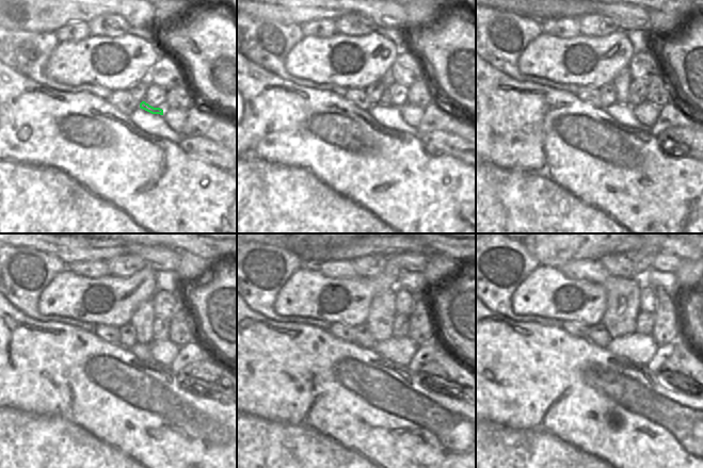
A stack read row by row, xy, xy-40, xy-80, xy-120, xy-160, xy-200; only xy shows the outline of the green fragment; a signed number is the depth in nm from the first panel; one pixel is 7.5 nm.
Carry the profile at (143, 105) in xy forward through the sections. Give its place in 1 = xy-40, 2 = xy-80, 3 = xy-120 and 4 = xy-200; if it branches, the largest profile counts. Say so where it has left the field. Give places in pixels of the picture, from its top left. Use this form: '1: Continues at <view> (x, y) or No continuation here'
1: Continues at xy-40 (384, 98)
2: Continues at xy-80 (622, 81)
3: Continues at xy-120 (142, 320)
4: Continues at xy-200 (622, 309).

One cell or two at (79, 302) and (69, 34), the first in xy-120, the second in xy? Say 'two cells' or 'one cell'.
two cells

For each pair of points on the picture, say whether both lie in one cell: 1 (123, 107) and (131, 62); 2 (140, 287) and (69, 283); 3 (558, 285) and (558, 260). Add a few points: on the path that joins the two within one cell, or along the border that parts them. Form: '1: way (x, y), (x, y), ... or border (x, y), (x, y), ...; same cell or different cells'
1: border (112, 90), (126, 91); different cells
2: way (123, 287), (86, 284); same cell
3: border (539, 264), (554, 267), (559, 270); different cells

